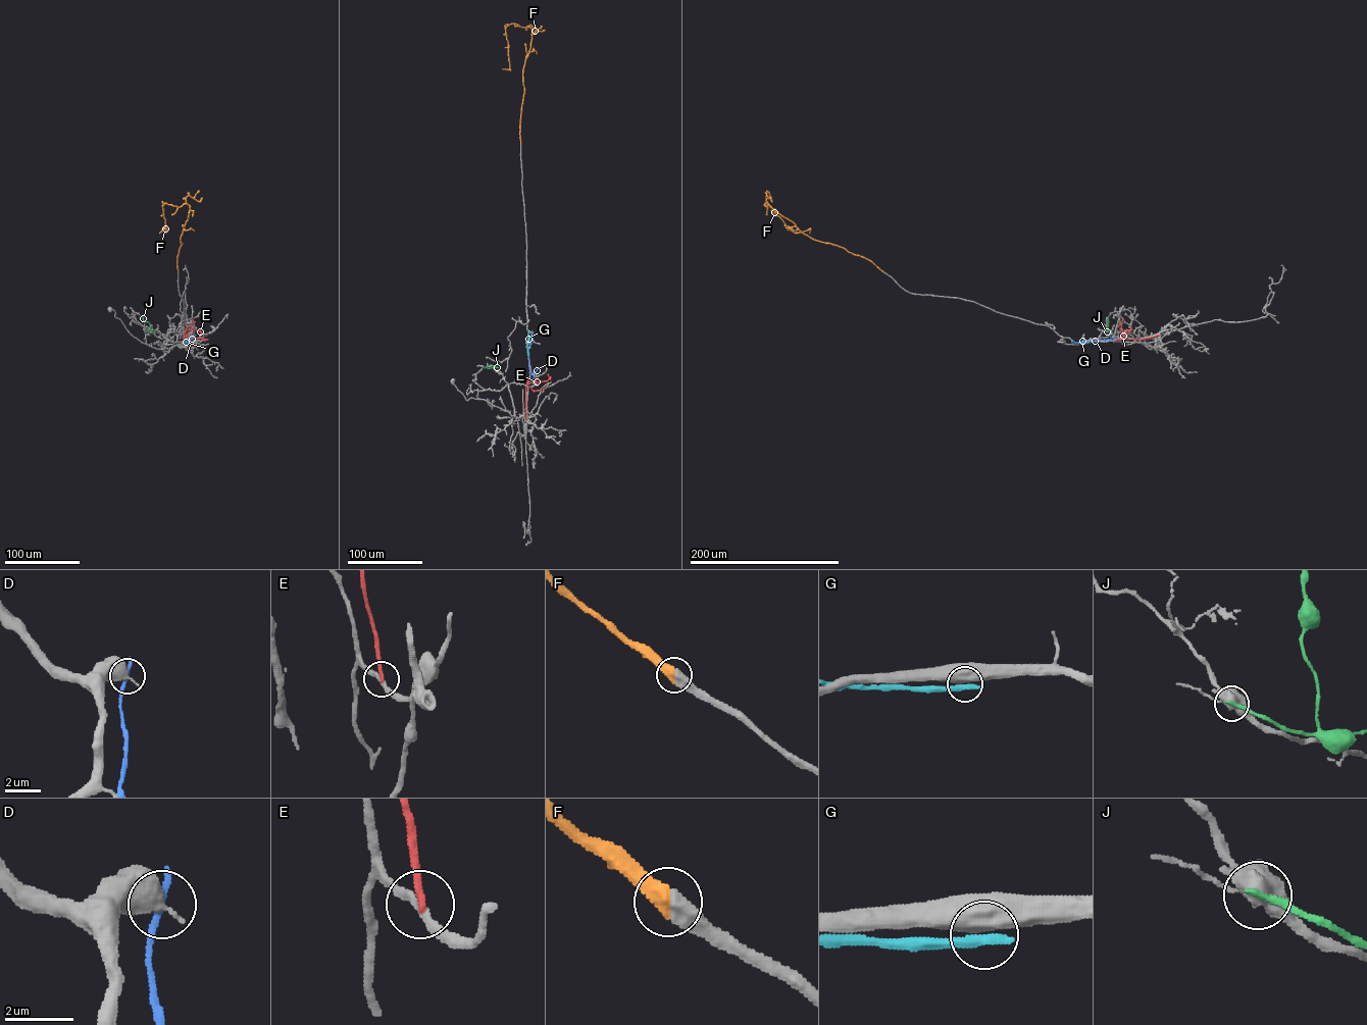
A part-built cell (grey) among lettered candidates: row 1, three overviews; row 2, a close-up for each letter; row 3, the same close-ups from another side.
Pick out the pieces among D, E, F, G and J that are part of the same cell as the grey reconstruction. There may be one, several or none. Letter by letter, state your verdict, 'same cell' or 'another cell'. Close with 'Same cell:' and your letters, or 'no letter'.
D: another cell
E: another cell
F: same cell
G: another cell
J: another cell
Same cell: F

